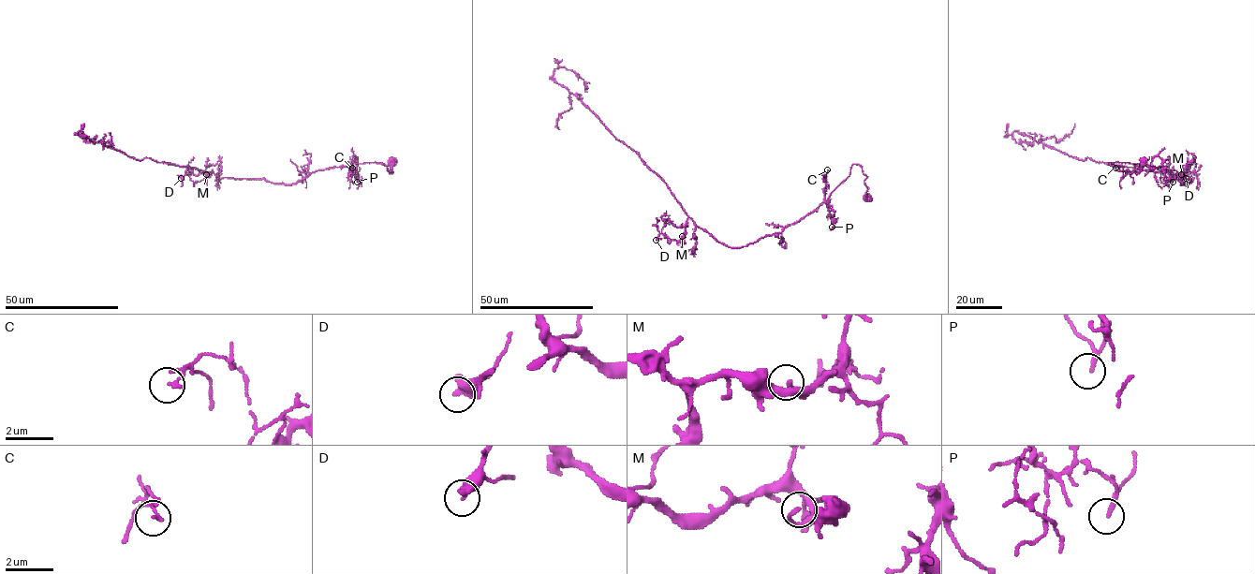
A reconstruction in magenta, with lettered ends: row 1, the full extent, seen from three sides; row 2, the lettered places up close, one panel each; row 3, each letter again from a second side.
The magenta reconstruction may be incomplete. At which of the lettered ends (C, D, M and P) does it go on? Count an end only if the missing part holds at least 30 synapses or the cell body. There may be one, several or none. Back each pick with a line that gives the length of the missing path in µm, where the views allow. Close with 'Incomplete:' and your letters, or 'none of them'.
D: 15 µm
Incomplete: D

